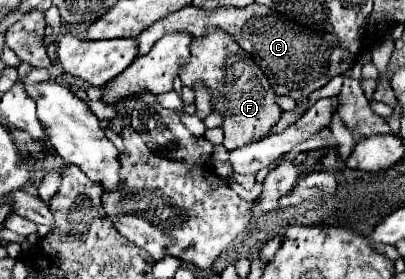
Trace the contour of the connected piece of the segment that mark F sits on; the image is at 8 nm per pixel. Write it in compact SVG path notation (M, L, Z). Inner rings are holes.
M207 28L203 36L193 38L189 50L191 56L181 66L179 78L185 86L193 88L193 84L201 80L213 90L211 108L225 116L223 146L235 150L237 146L249 144L253 138L267 136L271 126L281 118L281 108L275 104L275 92L253 58L241 50L229 32L221 28Z

